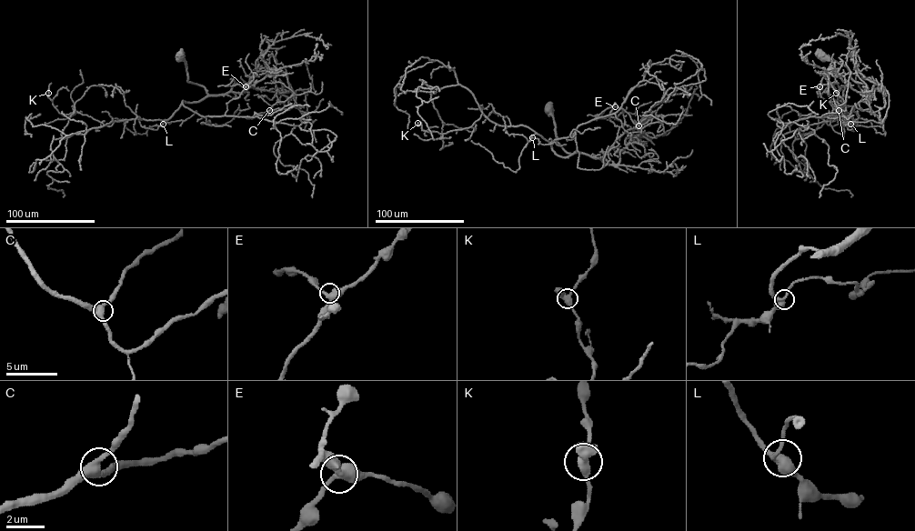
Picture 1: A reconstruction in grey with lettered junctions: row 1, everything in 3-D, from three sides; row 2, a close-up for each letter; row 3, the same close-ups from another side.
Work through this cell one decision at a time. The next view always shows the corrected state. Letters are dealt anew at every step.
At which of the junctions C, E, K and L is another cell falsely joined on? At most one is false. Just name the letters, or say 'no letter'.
no letter

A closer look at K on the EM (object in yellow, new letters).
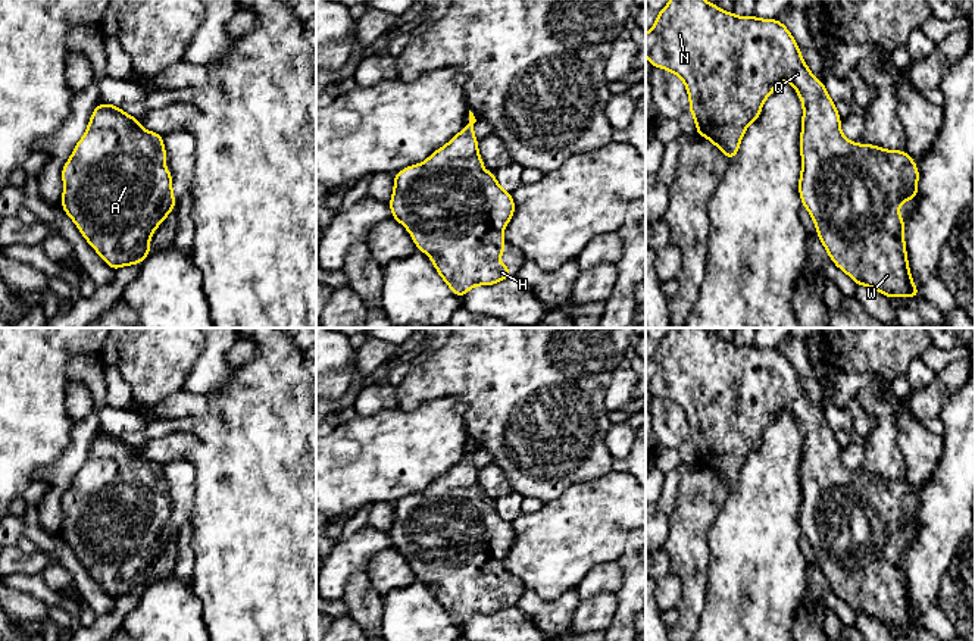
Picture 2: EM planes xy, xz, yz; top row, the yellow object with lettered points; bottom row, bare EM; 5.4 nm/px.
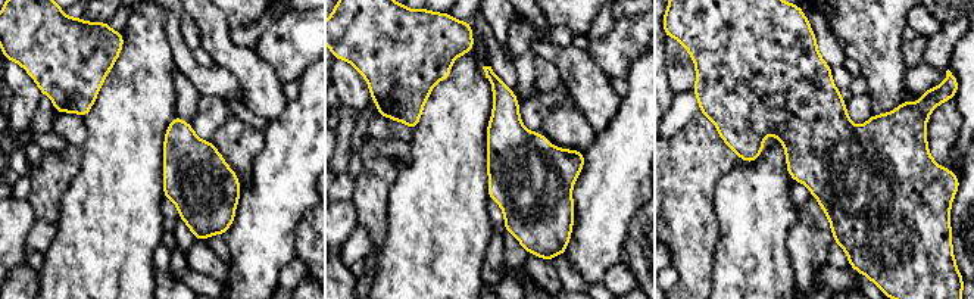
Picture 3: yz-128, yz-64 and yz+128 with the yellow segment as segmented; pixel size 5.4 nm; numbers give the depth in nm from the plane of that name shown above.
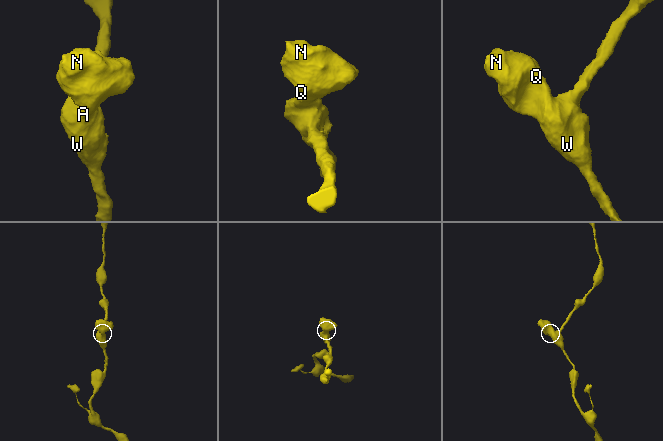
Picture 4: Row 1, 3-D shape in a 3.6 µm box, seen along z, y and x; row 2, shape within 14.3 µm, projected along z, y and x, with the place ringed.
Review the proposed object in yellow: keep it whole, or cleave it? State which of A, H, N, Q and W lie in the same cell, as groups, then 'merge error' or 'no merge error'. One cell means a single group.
A H N Q W | no merge error

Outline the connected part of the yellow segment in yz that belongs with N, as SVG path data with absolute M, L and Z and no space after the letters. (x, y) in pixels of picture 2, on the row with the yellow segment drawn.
M671 0L657 13L653 28L646 34L646 57L651 66L666 69L684 81L697 134L710 140L729 160L737 156L747 126L759 119L762 103L778 82L788 81L803 103L799 191L829 259L857 285L874 288L888 298L921 297L909 271L903 235L904 218L896 212L907 197L912 204L916 200L919 171L915 160L906 151L856 144L843 135L835 103L826 94L824 82L809 71L796 40L784 24L778 19L757 19L753 15L738 18L704 0Z

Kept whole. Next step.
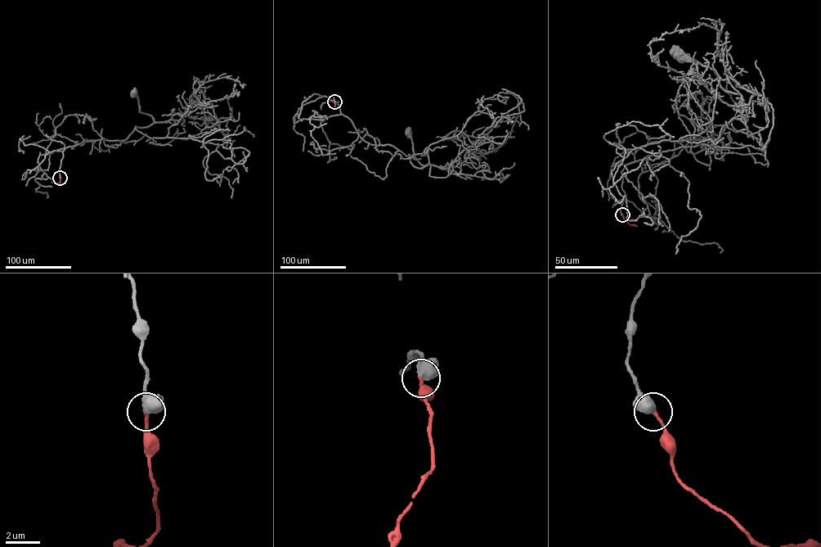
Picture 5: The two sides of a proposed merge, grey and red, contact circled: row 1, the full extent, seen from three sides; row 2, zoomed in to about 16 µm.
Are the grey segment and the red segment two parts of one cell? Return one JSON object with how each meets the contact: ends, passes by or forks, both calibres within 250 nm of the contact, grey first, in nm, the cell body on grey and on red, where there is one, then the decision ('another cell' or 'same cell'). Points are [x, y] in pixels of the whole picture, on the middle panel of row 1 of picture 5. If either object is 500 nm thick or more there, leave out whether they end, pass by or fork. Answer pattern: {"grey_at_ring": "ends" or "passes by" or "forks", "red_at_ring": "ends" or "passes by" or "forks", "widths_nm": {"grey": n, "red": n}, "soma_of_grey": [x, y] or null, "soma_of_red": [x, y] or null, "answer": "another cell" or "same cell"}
{"widths_nm": {"grey": 600, "red": 190}, "soma_of_grey": [408, 133], "soma_of_red": null, "answer": "same cell"}

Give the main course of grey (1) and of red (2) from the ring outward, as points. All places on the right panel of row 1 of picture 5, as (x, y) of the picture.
1: (622, 214), (626, 165), (711, 145), (733, 119), (746, 119), (740, 95), (725, 90), (707, 66), (679, 56)
2: (622, 214), (629, 223), (636, 226)

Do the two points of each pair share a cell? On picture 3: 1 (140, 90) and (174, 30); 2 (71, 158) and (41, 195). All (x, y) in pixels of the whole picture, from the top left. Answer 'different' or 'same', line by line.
1: different
2: same

